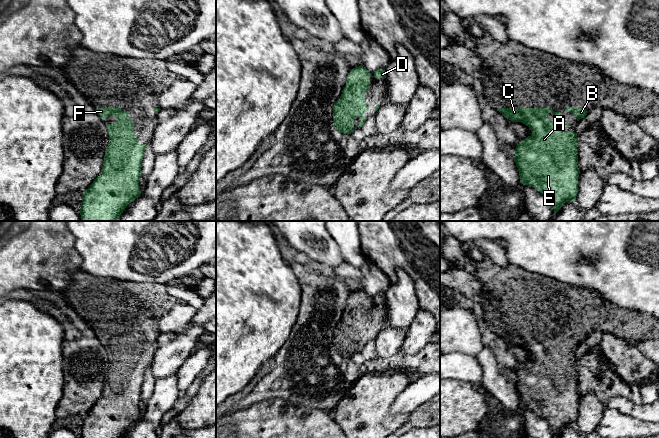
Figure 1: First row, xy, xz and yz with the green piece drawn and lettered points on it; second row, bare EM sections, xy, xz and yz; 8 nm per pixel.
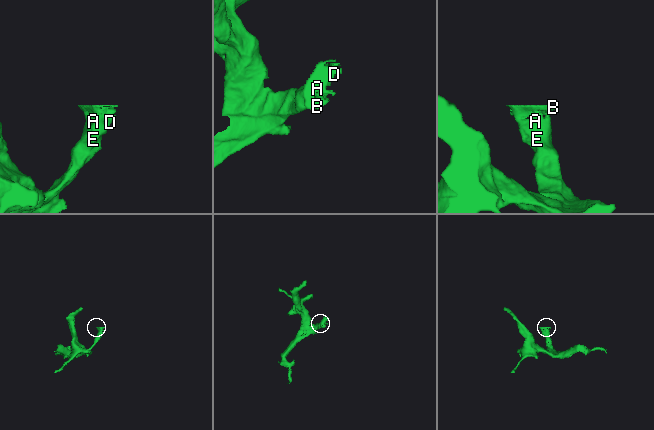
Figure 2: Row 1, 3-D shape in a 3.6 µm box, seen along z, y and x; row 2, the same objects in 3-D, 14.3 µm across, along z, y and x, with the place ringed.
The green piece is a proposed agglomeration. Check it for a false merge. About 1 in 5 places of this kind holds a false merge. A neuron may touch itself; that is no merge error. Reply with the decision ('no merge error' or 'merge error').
no merge error

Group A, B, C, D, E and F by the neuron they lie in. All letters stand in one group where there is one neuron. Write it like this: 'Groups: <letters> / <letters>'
Groups: A B C D E F

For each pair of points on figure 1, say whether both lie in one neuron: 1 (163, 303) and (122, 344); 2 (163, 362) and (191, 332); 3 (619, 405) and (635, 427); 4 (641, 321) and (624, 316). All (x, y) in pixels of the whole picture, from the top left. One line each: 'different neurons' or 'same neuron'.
1: same neuron
2: same neuron
3: different neurons
4: same neuron

